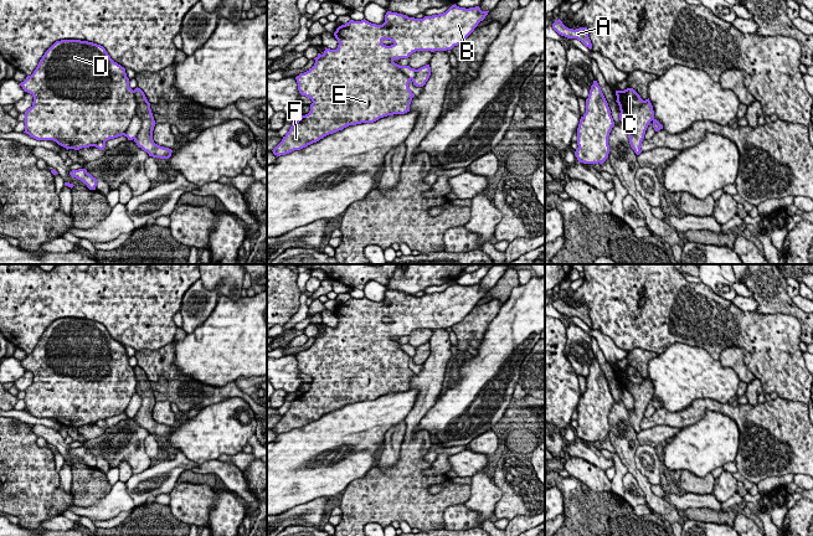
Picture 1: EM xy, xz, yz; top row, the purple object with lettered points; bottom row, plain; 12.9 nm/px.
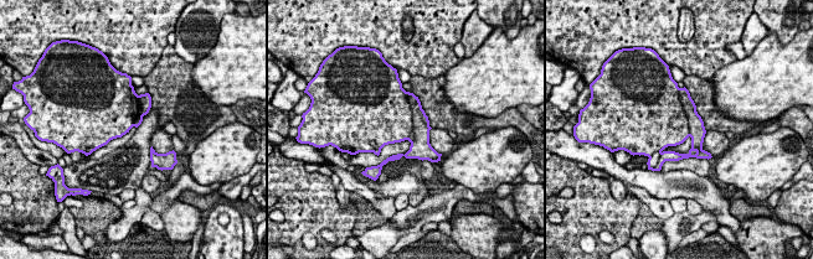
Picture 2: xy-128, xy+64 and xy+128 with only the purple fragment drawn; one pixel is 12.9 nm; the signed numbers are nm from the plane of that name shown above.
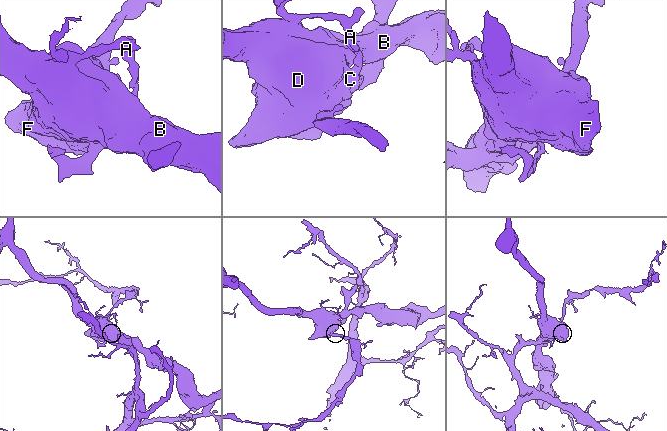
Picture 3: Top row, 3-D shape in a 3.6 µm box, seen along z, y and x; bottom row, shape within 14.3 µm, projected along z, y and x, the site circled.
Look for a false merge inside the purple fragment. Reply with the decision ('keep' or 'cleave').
cleave

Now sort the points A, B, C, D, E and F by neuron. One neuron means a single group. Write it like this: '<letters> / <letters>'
A C / B D E F

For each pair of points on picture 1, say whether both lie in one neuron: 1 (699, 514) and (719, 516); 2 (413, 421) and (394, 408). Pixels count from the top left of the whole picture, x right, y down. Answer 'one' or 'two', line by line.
1: one
2: two

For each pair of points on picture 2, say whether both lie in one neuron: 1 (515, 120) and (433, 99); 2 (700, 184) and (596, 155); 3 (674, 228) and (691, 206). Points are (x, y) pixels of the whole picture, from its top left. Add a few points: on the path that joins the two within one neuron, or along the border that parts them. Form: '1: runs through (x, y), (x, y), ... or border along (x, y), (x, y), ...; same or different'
1: runs through (495, 122), (459, 123), (453, 119); same
2: runs through (674, 184), (657, 184), (622, 174); same
3: border along (703, 208), (695, 215), (687, 210); different

